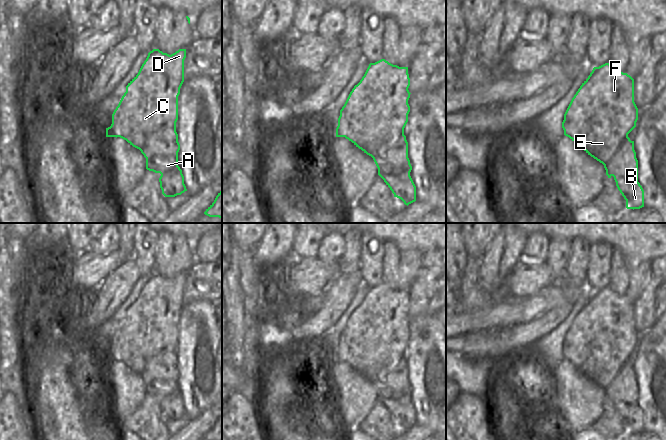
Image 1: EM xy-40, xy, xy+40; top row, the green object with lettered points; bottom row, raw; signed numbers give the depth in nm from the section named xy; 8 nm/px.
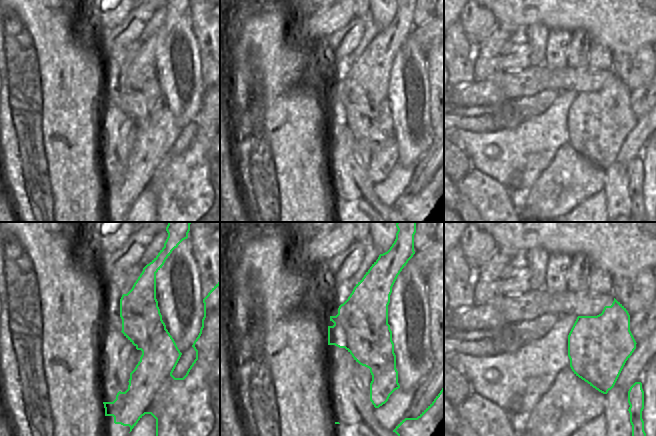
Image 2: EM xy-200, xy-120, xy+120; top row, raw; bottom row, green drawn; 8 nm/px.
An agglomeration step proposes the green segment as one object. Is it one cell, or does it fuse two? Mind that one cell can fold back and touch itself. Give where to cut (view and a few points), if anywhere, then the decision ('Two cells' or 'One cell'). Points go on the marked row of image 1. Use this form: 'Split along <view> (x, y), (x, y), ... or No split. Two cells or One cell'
Split along xy-40 (175, 126), (162, 128), (150, 138), (141, 151). Two cells

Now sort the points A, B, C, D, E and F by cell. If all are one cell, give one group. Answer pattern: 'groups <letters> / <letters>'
groups A B / C D E F

